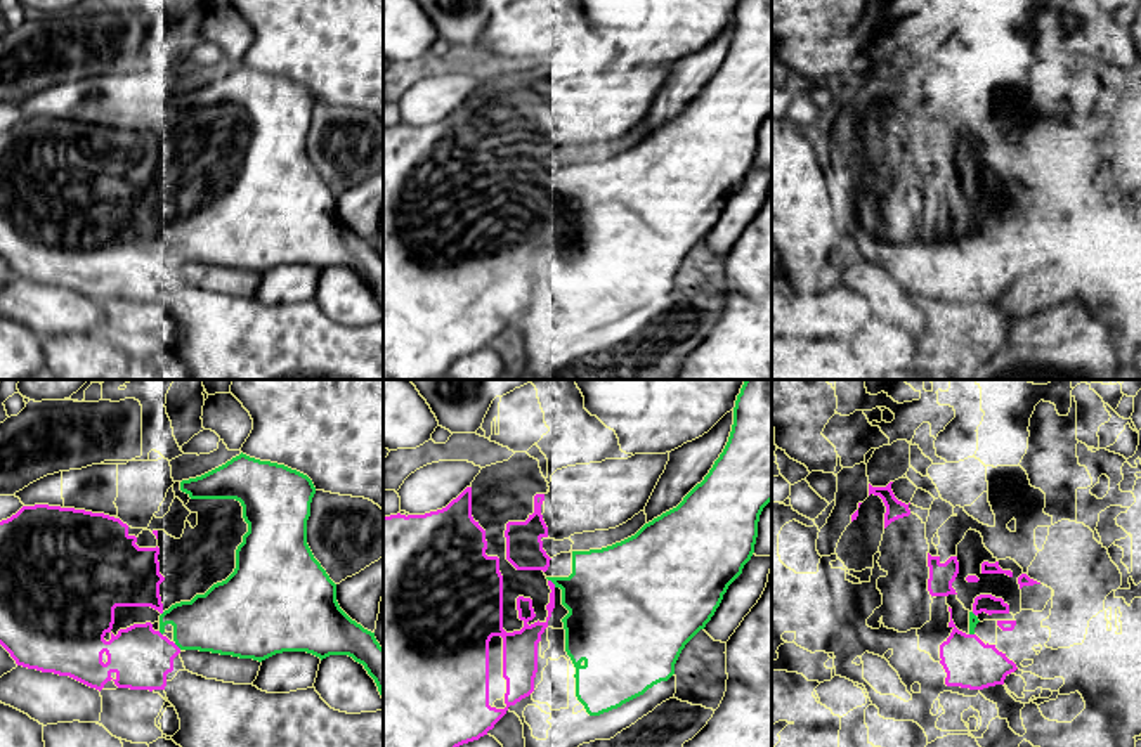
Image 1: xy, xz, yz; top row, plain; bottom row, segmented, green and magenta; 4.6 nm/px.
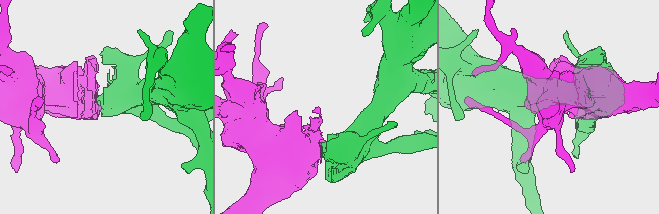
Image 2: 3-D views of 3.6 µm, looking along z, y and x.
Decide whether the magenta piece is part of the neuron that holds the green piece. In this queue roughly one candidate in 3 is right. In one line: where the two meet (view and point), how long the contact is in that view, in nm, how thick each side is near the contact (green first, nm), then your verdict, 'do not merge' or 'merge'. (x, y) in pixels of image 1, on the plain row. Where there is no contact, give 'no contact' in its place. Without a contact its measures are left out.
contact xz (552, 193); length 50 nm; calibres 360 and 80 nm; merge

